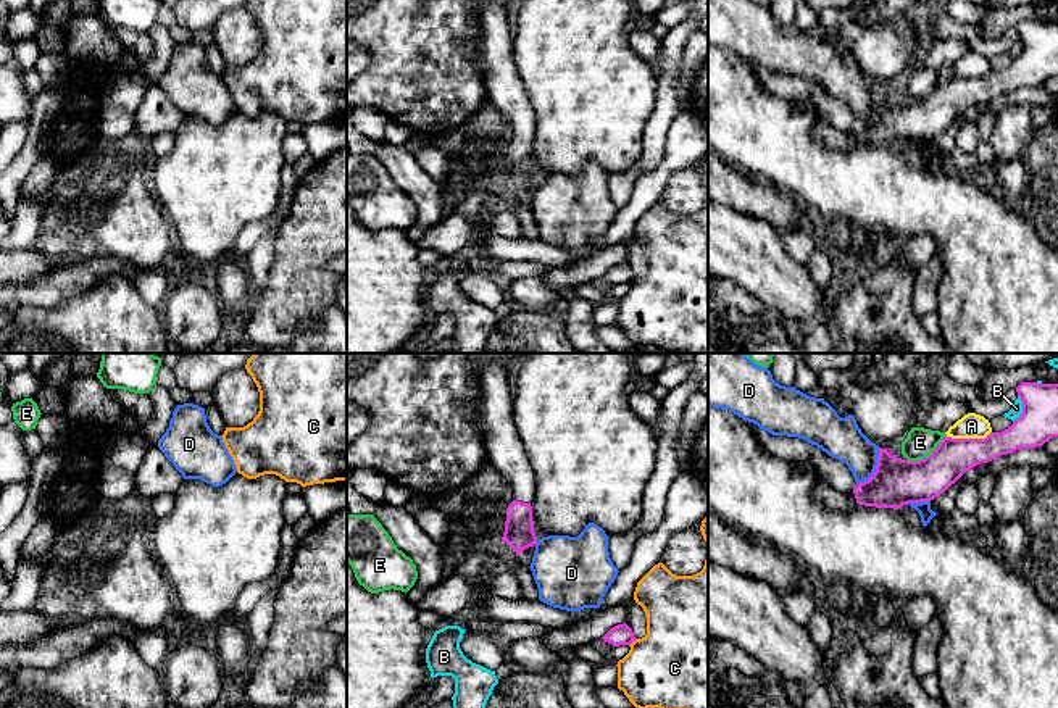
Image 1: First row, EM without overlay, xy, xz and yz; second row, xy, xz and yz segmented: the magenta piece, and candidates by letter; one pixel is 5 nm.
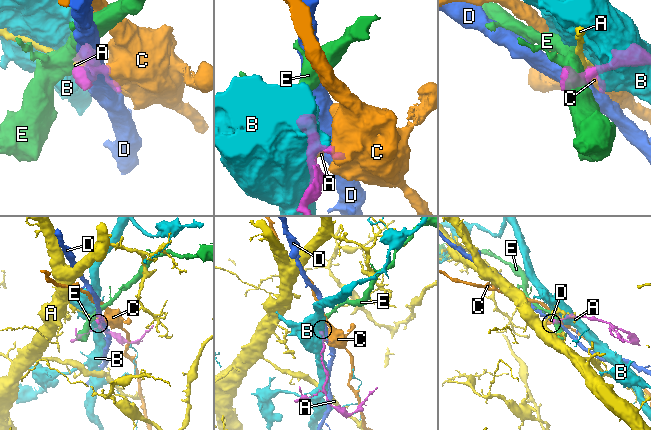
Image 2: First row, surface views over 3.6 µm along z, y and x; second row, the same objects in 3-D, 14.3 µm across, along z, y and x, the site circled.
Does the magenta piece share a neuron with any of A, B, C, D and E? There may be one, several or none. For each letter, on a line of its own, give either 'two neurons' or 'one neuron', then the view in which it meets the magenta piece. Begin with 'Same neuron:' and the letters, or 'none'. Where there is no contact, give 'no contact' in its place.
Same neuron: none
A: two neurons; contact in yz
B: two neurons; contact in yz
C: two neurons; contact in xz
D: two neurons; contact in yz
E: two neurons; contact in yz

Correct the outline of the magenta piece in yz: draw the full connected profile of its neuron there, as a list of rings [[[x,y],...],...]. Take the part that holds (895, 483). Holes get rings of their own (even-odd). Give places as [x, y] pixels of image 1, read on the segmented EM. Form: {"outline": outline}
{"outline": [[[1021,382],[1016,392],[1023,402],[1023,413],[1008,429],[990,432],[985,439],[952,439],[945,435],[937,448],[919,461],[902,460],[887,448],[879,448],[876,471],[868,481],[856,484],[852,494],[840,494],[829,484],[821,484],[814,489],[816,500],[826,508],[840,511],[850,511],[856,503],[898,510],[908,503],[931,502],[971,468],[1019,448],[1042,447],[1050,439],[1058,437],[1058,384]]]}

